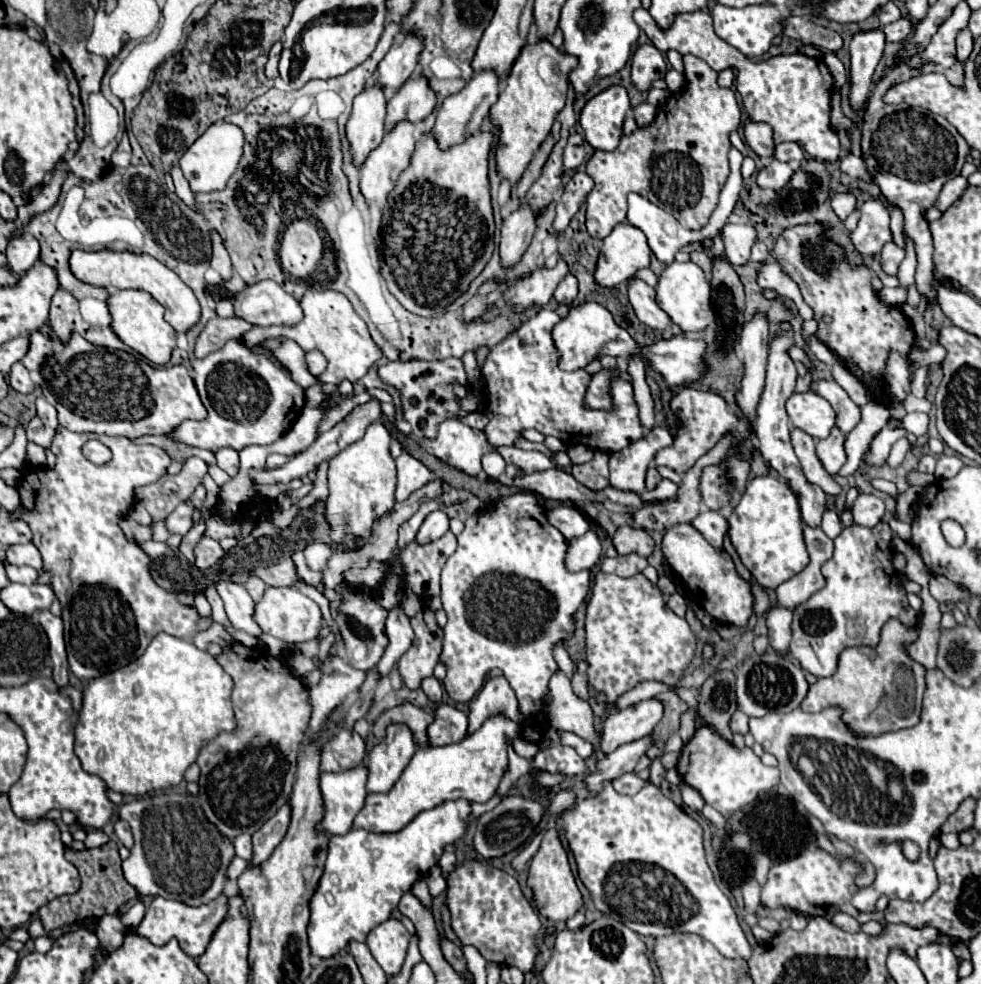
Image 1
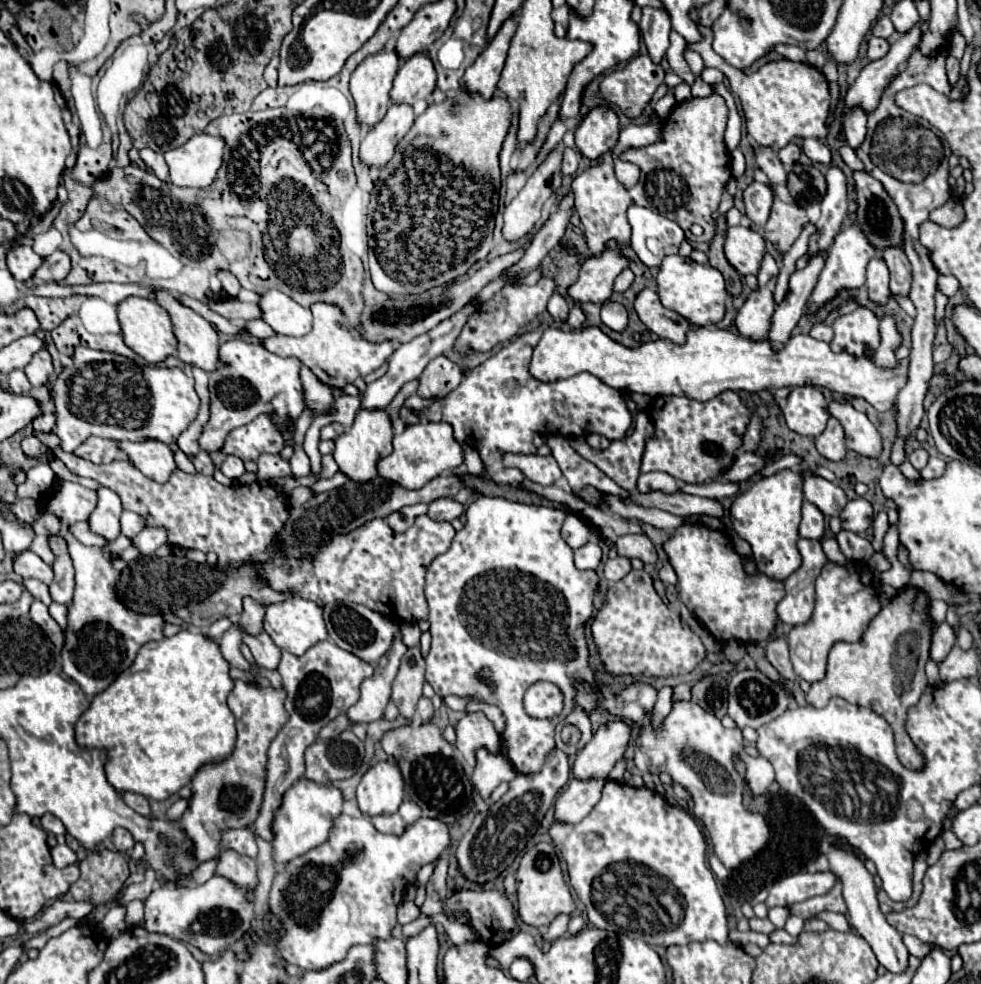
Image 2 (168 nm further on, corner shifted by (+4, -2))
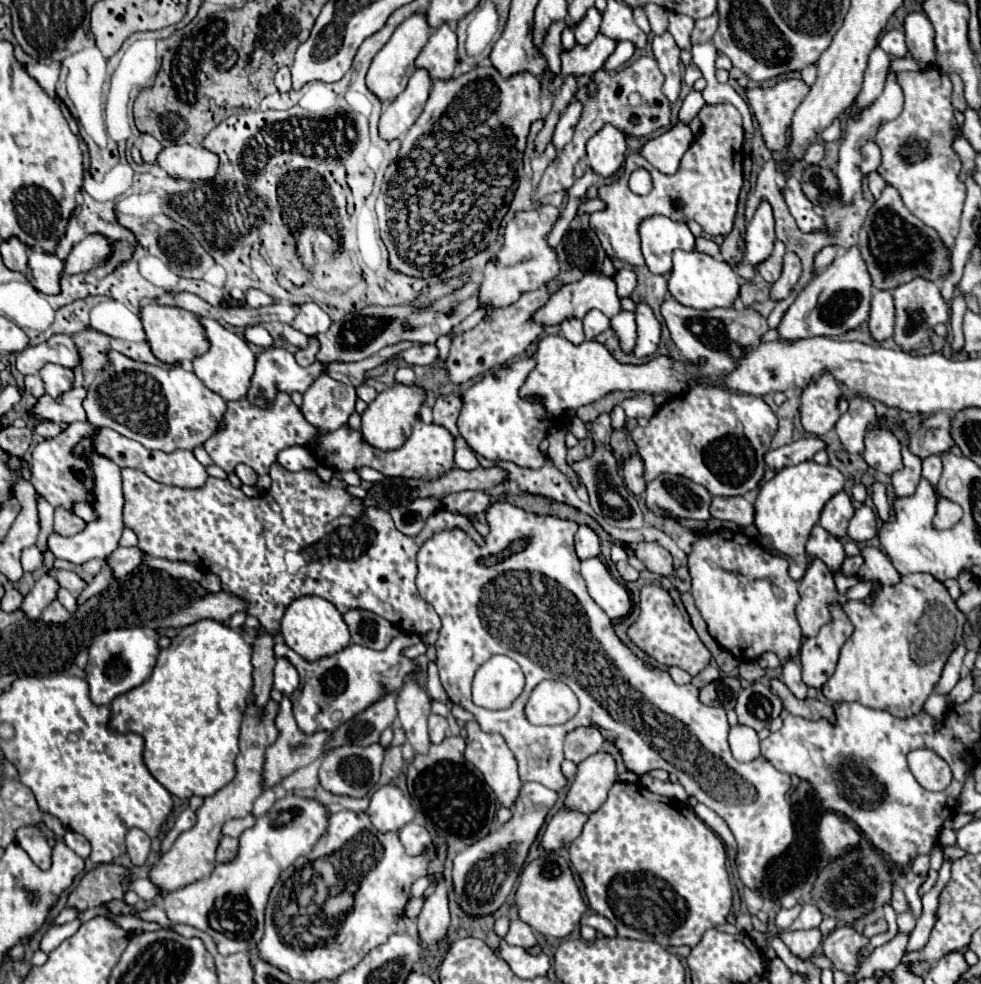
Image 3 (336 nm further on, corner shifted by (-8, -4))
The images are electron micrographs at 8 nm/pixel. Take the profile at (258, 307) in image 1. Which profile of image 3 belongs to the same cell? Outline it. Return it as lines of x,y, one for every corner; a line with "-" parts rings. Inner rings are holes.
305,302
297,306
297,316
291,326
305,336
315,336
331,326
331,318
315,302

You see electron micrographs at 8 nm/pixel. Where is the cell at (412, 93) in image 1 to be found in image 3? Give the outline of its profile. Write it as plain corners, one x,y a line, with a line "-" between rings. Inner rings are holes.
443,24
429,36
415,66
427,70
433,80
449,80
453,76
457,66
457,36
449,24

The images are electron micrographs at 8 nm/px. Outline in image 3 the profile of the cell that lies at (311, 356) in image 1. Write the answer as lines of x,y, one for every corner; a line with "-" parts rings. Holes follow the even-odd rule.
323,372
303,394
301,412
317,434
323,436
347,424
355,410
355,400
357,394
351,384
333,380

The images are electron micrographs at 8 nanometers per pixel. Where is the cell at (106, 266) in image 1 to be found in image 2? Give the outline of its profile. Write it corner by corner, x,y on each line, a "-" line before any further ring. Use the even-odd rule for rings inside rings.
157,290
157,302
169,312
179,340
177,358
189,368
201,368
215,372
221,368
219,358
219,334
217,330
191,308
181,306
165,290

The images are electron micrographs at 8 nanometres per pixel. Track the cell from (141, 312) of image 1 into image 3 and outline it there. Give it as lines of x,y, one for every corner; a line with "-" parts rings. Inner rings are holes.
151,302
151,304
141,308
141,322
143,322
143,330
147,334
147,342
153,350
153,356
165,364
177,364
181,360
193,360
193,358
205,354
205,350
209,348
197,316
183,310
183,308
161,306
157,302

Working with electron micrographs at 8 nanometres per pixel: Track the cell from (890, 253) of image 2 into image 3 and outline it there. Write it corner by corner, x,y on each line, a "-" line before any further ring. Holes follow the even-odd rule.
921,276
913,278
907,284
897,286
893,290
893,298
895,298
895,308
897,308
893,338
903,350
917,350
919,346
927,344
931,328
939,322
947,324
947,320
949,320
949,306
943,302
939,288
931,280
925,280

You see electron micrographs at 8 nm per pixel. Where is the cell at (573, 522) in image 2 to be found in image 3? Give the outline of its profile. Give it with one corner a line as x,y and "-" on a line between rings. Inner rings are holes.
579,526
577,534
575,534
575,552
581,560
585,558
593,558
593,556
599,556
599,546
601,546
601,540
597,536
595,530
591,530
589,526

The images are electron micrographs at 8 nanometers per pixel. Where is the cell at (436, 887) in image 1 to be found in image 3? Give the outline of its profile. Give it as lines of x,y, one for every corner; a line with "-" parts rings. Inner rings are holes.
421,896
421,898
411,898
411,900
409,900
409,904
405,906
405,914
407,914
407,918
415,918
415,916
421,912
421,908
423,908
425,900
427,900
427,896

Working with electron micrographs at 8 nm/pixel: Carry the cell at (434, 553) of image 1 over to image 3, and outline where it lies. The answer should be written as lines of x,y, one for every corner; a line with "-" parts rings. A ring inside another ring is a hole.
273,464
269,474
273,478
270,492
267,490
257,498
249,498
241,492
241,488
231,486
229,480
213,476
209,476
201,488
177,488
159,484
137,468
123,468
123,522
127,528
137,532
137,546
141,546
145,554
167,560
185,560
201,570
215,572
223,582
223,590
245,598
249,602
247,614
259,618
261,626
269,626
273,634
279,634
279,624
287,606
309,594
329,600
341,614
349,608
371,610
407,634
423,636
429,630
441,628
437,612
421,598
415,584
417,554
421,546
433,538
433,534
453,528
463,530
477,544
481,544
483,538
475,532
469,518
437,510
429,516
425,528
417,536
405,536
395,528
387,510
365,508
357,498
345,492
347,484
341,480
333,478
325,484
313,470
287,472
279,464

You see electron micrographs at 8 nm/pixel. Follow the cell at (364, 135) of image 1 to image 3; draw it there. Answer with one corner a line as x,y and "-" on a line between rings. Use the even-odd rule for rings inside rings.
413,14
411,18
407,18
401,26
397,26
397,30
393,32
391,40
377,52
377,56
373,58
369,72
367,72
367,88
381,100
381,102
393,102
407,86
411,74
415,72
415,58
419,56
419,52
423,50
425,42
429,40
429,26
425,16

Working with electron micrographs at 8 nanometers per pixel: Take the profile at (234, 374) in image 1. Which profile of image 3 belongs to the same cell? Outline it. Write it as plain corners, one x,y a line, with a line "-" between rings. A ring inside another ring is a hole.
271,346
271,348
263,350
261,354
257,354
257,368
255,368
255,374
253,374
253,378
251,378
251,384
249,384
249,390
247,390
247,396
245,396
245,398
247,398
251,404
257,404
257,406
261,406
261,408
267,408
267,406
271,406
271,404
275,402
275,396
277,396
279,392
287,392
287,394
291,394
291,392
301,392
301,394
303,394
303,392
315,382
315,378
317,378
321,372
323,372
321,362
315,362
315,364
303,368
303,366
299,366
299,364
295,362
295,358
293,358
293,354
291,354
289,350

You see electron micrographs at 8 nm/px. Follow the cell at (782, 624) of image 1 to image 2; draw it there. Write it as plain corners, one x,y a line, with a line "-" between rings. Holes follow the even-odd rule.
775,638
775,640
769,640
765,644
765,656
767,660
773,664
773,668
789,682
795,682
797,676
793,672
793,666
791,666
791,660
789,660
789,648
787,648
787,640
785,638

